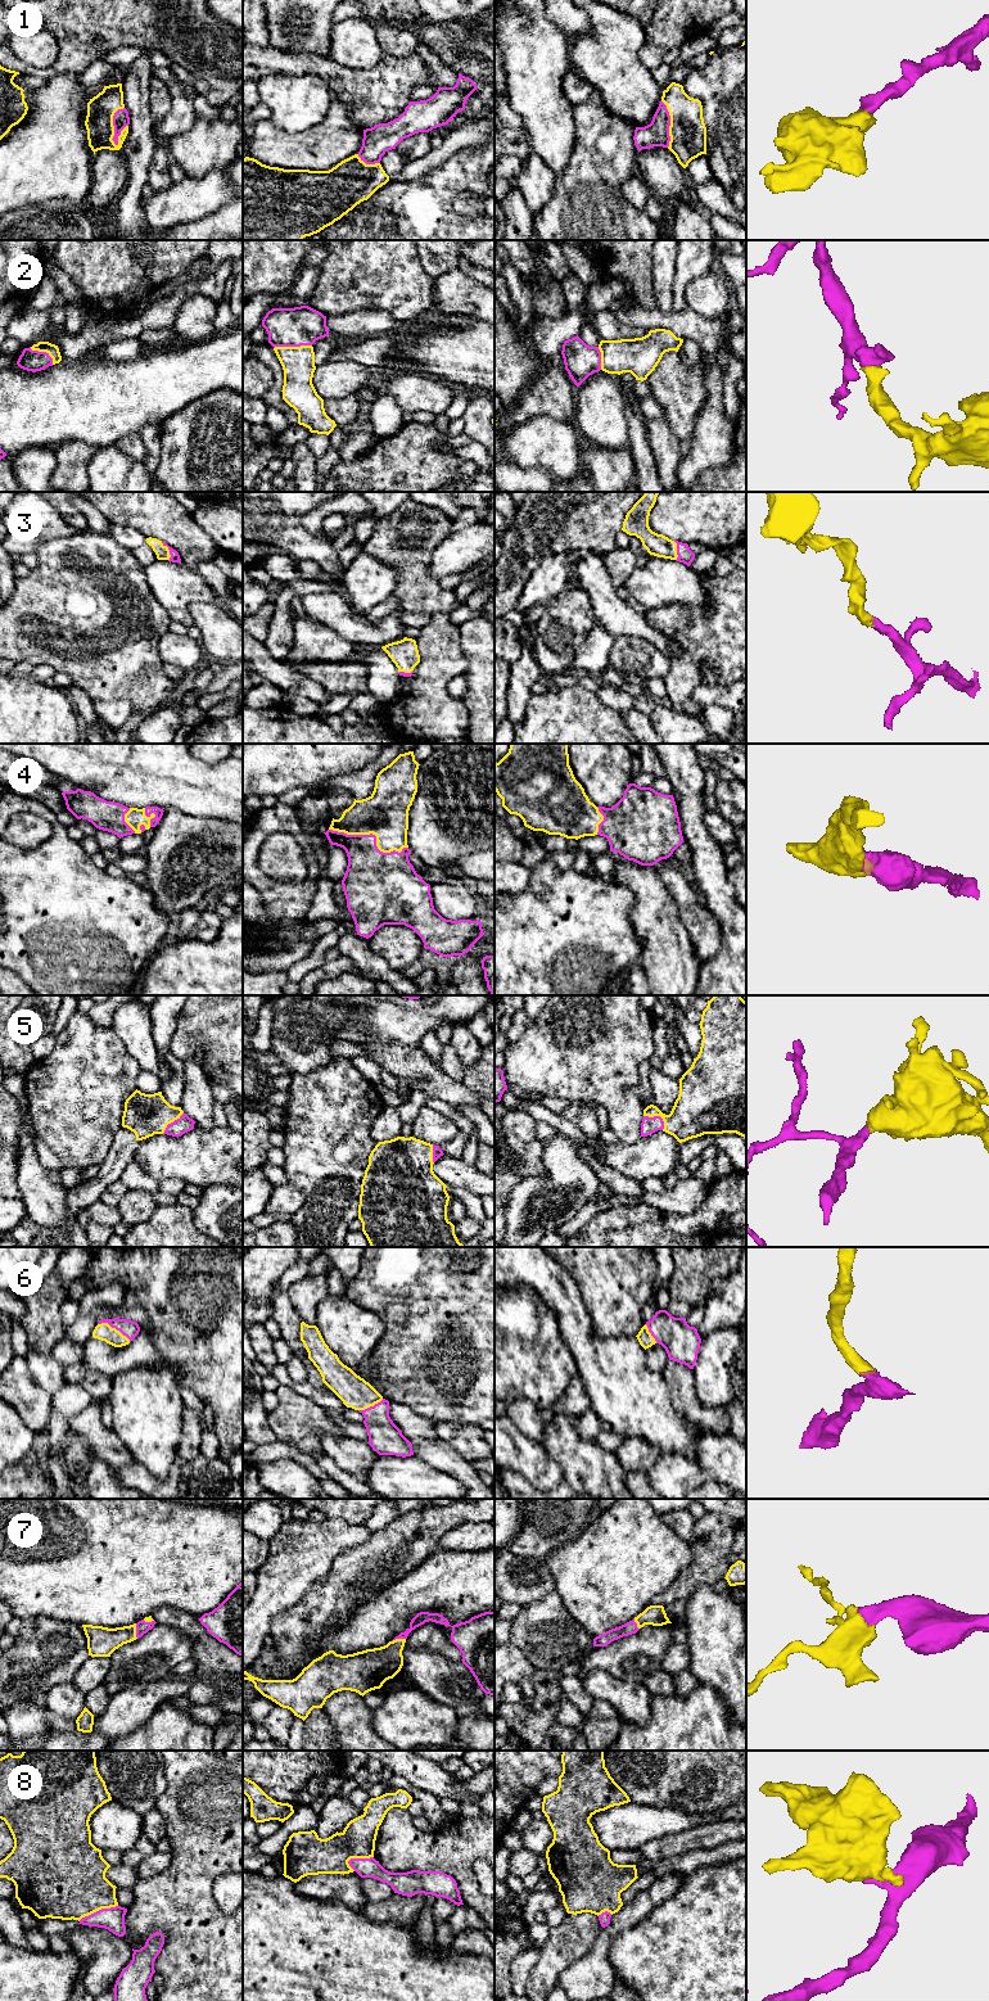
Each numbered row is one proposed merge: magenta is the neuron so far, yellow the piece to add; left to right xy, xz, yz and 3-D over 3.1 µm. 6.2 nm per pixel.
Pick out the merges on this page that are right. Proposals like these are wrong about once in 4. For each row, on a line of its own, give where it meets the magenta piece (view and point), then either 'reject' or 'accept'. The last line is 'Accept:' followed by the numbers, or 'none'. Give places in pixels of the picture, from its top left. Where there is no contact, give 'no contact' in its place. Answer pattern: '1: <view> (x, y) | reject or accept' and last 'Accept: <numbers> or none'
1: xy (113, 125) | accept
2: xz (292, 346) | accept
3: xy (170, 551) | accept
4: xz (371, 834) | accept
5: yz (658, 1116) | accept
6: xy (114, 1327) | accept
7: xy (136, 1631) | accept
8: xy (99, 1910) | reject
Accept: 1, 2, 3, 4, 5, 6, 7

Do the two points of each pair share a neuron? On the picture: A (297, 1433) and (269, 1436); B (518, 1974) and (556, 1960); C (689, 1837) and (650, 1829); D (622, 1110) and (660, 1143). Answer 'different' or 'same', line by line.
A: different
B: different
C: different
D: different

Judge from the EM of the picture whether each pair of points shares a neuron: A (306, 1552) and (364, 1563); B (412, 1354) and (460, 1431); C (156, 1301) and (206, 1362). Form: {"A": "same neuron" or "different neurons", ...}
{"A": "different neurons", "B": "different neurons", "C": "same neuron"}

